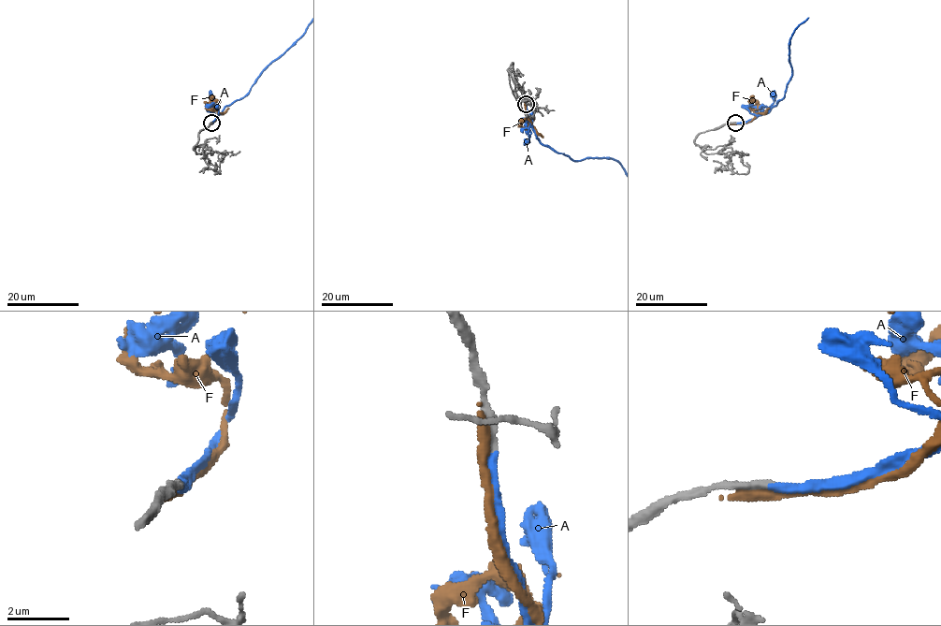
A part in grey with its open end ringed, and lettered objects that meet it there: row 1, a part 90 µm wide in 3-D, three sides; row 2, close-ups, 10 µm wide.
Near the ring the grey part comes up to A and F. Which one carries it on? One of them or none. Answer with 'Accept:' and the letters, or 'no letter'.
Accept: A

